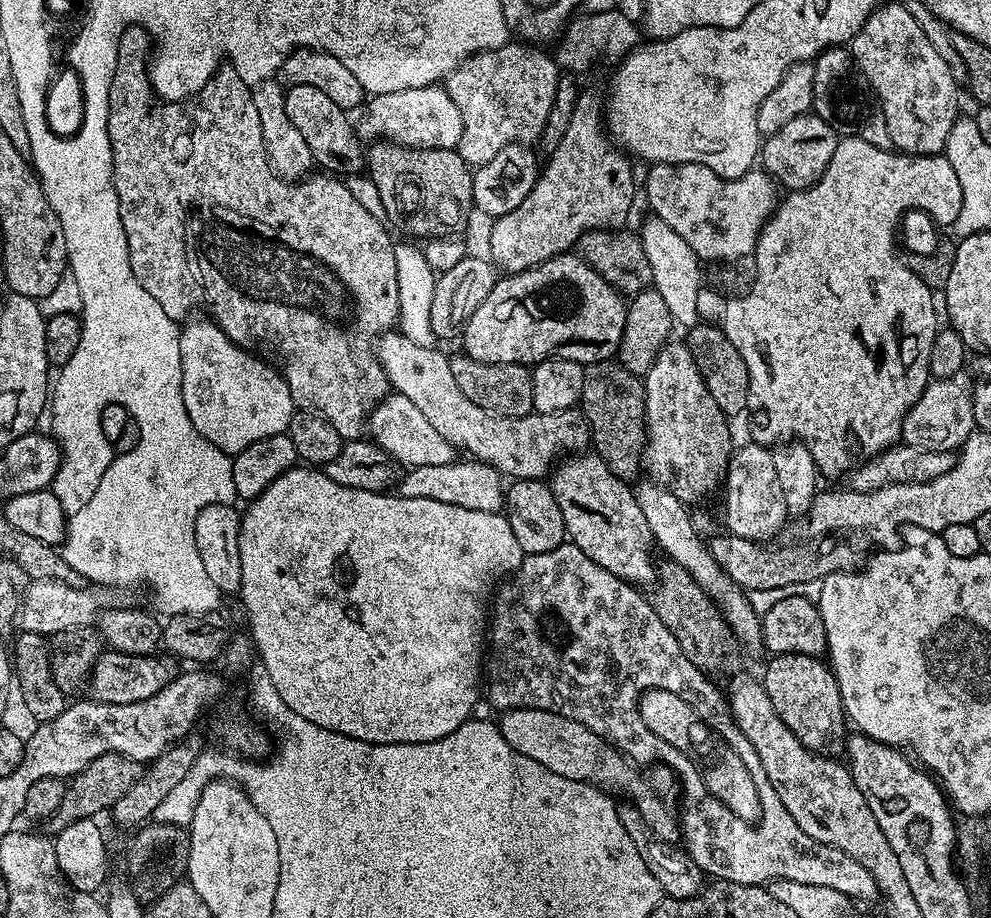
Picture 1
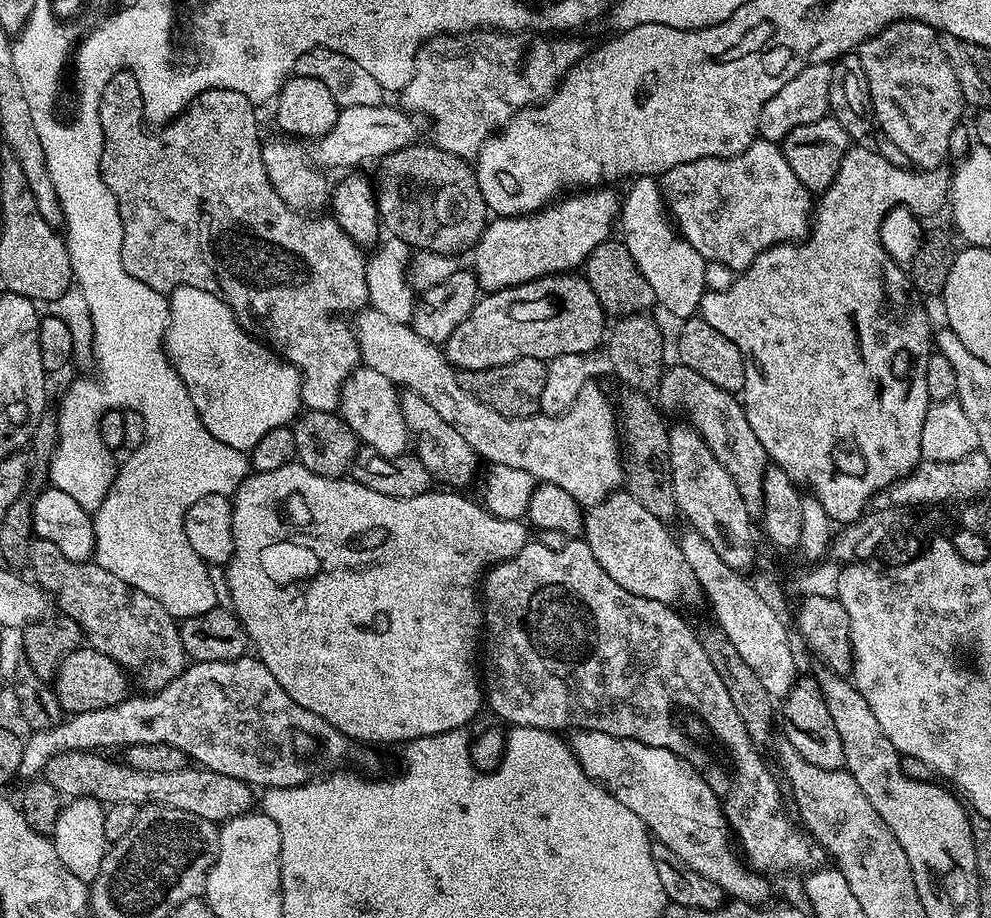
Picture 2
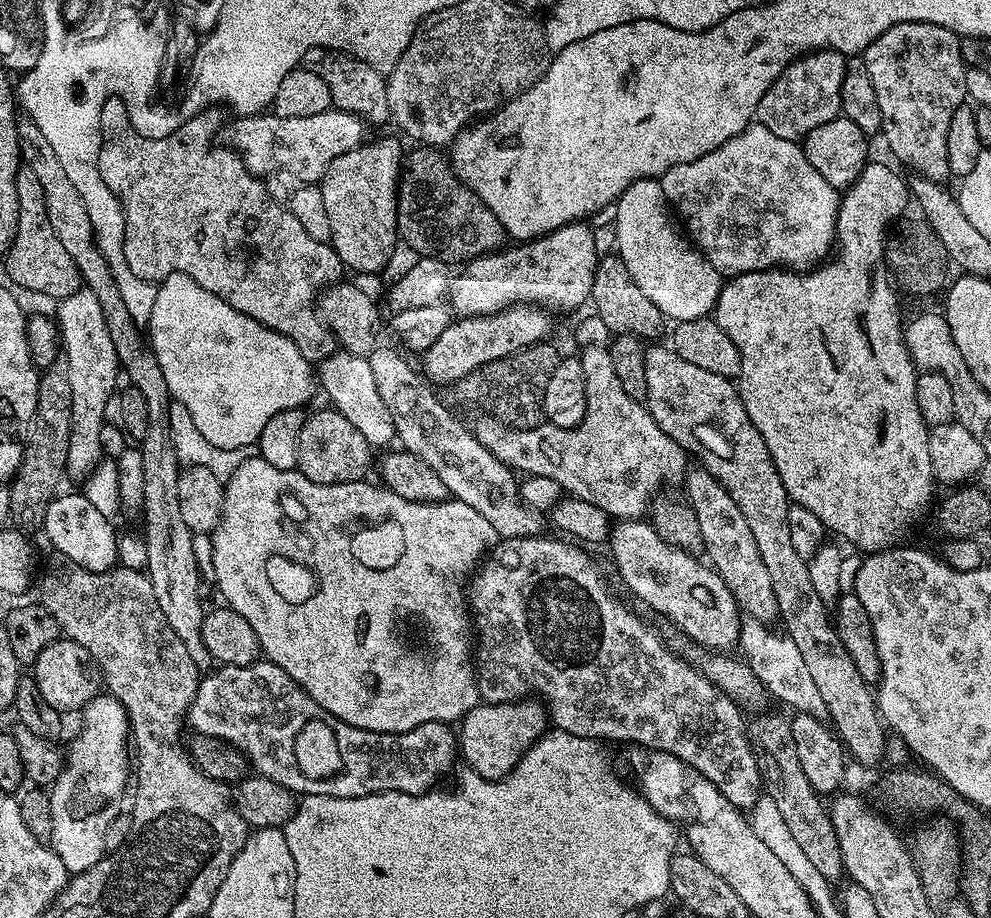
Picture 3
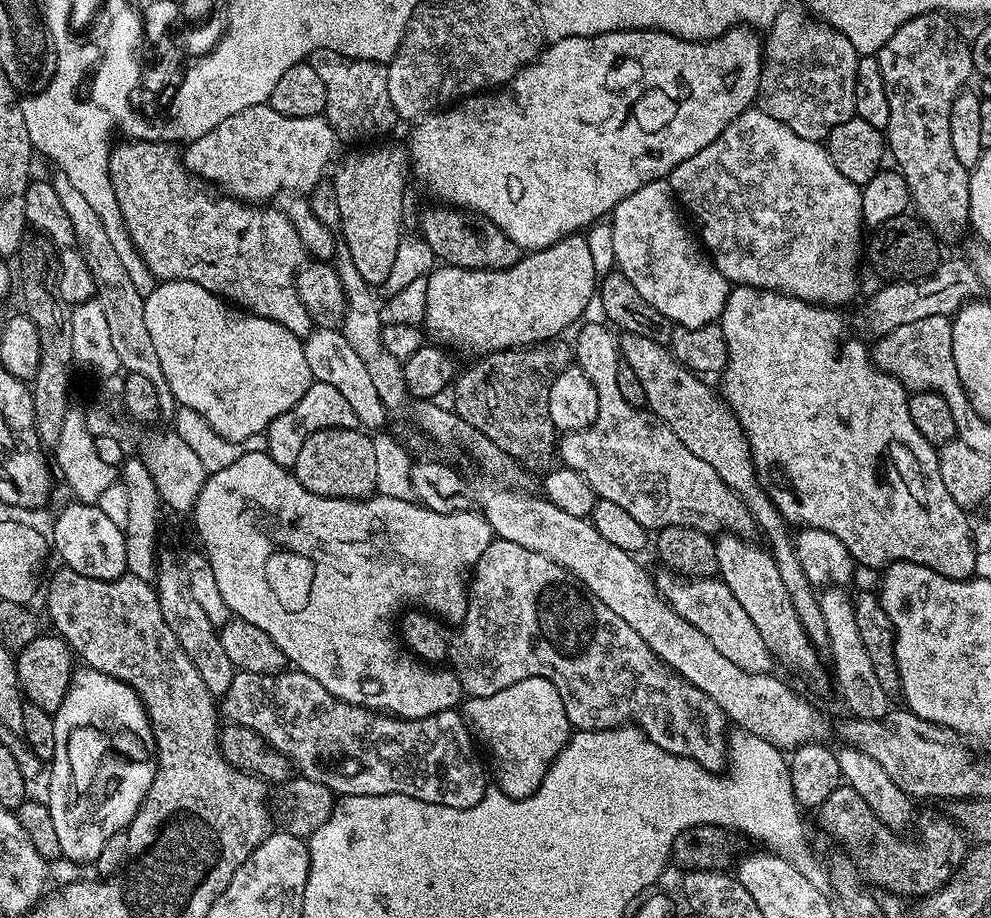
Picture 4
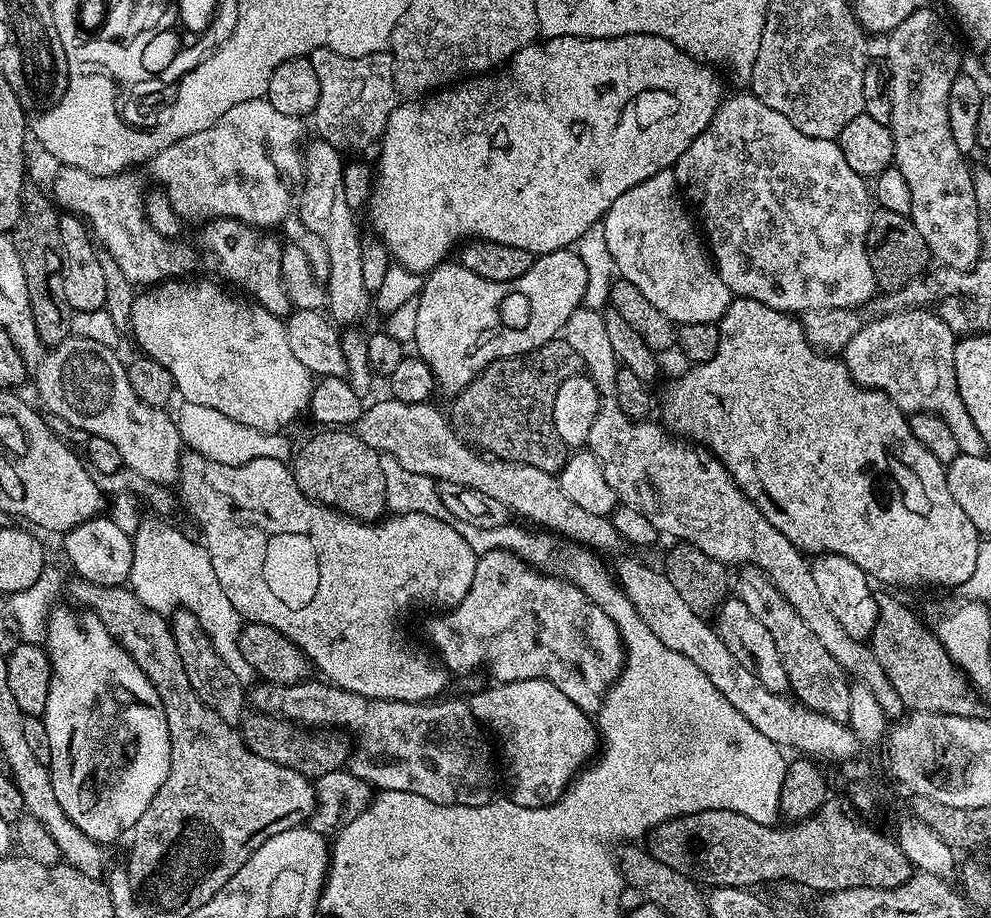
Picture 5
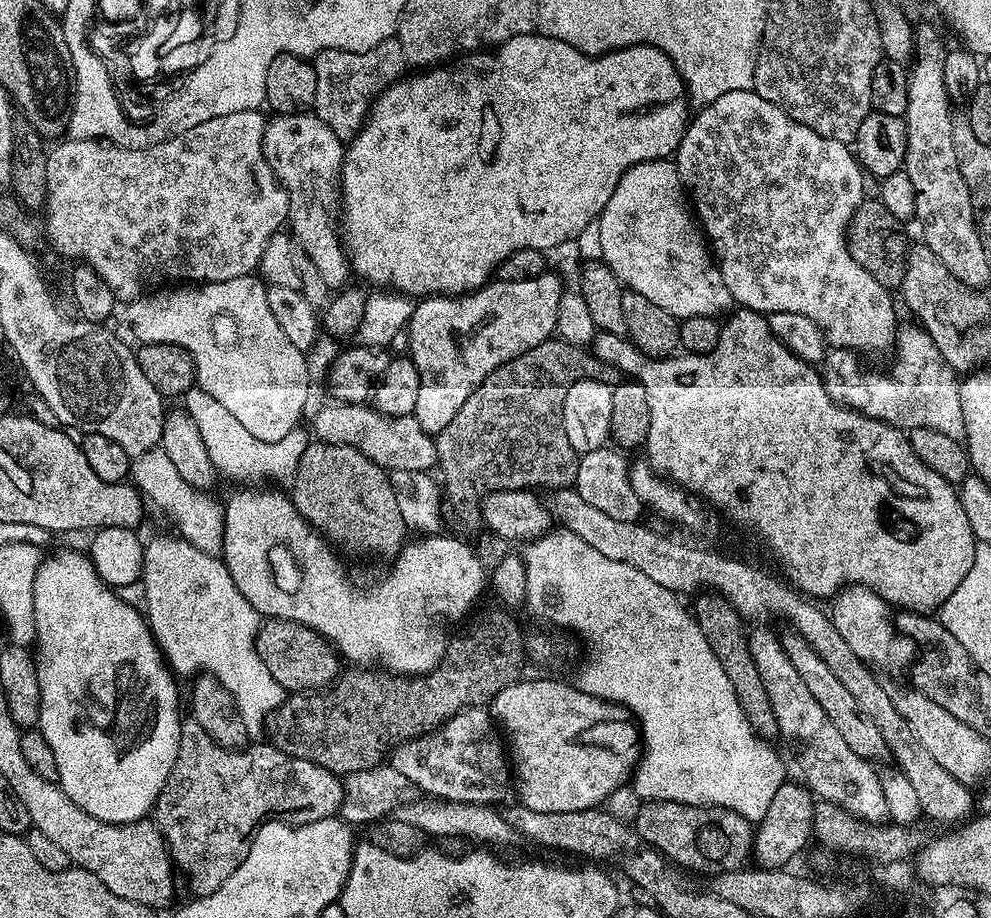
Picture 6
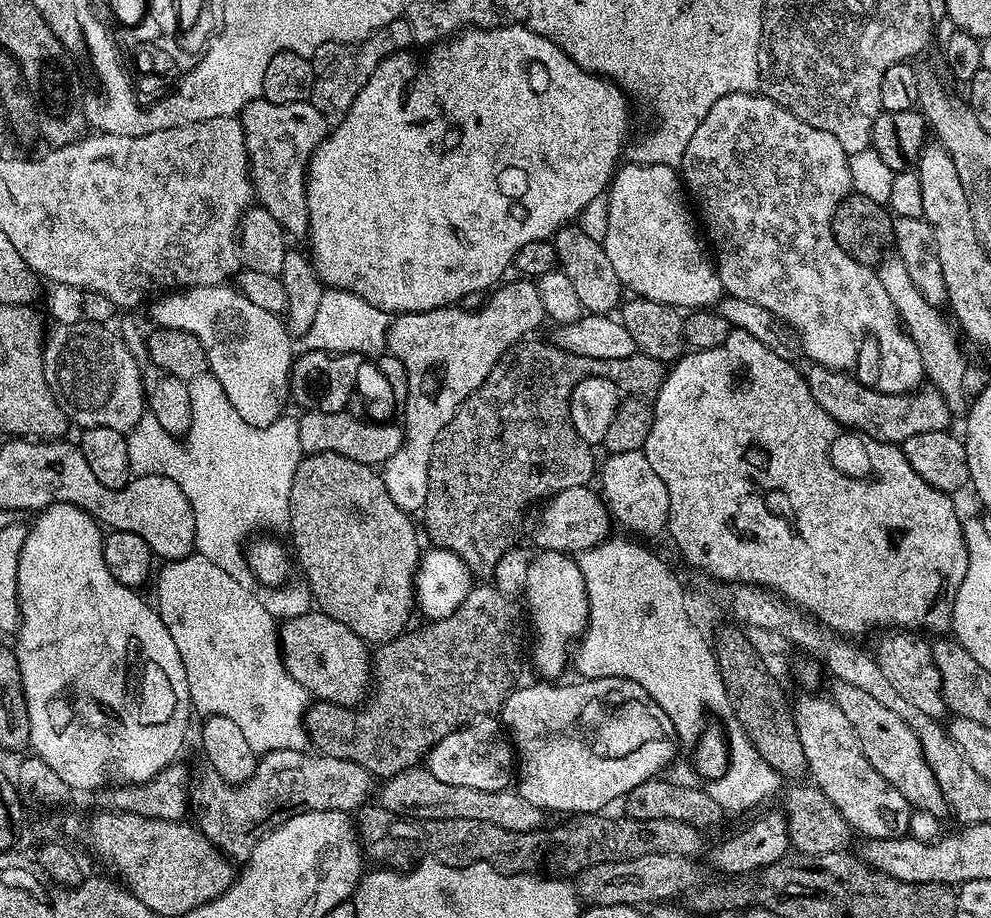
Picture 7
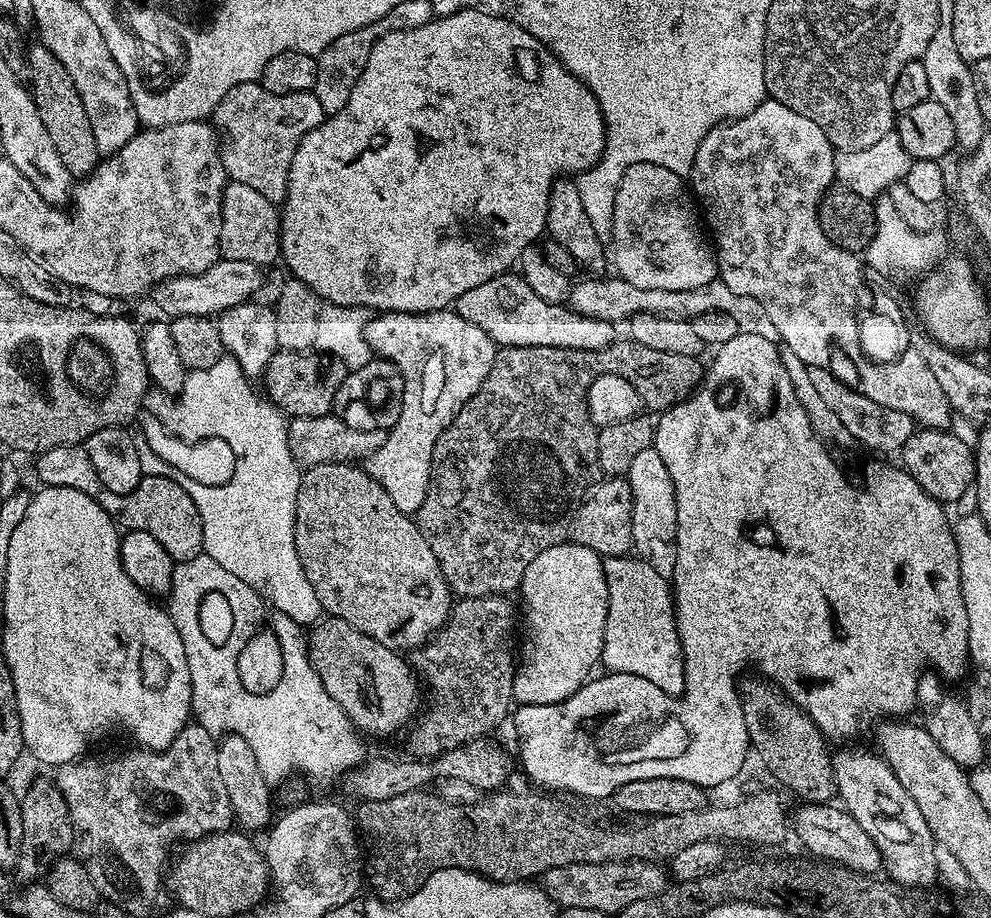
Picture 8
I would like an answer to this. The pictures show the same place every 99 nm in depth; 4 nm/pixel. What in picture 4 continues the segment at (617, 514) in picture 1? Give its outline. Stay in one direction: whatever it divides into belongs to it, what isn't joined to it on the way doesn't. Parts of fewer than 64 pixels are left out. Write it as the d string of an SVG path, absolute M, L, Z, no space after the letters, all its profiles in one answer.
M660 570L660 573L655 573L654 579L656 590L663 596L665 602L678 615L686 618L686 622L690 622L690 626L702 630L702 634L706 634L706 638L710 638L713 646L724 657L730 658L730 662L734 662L734 666L738 666L741 670L746 670L750 674L771 673L773 671L774 661L762 634L758 634L754 622L750 619L750 614L746 614L746 610L742 610L738 598L734 598L734 594L730 594L730 586L726 586L723 580L719 578L685 578L671 570Z

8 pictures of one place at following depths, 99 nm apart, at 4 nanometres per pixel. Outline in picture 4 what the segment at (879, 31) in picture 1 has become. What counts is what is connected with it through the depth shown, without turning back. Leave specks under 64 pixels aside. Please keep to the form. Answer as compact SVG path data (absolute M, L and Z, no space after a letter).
M927 12L926 14L922 14L918 18L906 22L898 30L894 30L894 34L888 39L886 46L882 46L882 50L875 55L876 61L878 62L878 70L882 72L882 82L886 88L886 102L890 104L890 122L886 129L887 151L890 153L891 159L892 156L896 159L896 164L894 164L895 171L904 175L904 181L908 187L910 204L914 209L915 215L919 217L923 223L927 224L932 235L945 245L952 244L955 240L962 239L964 231L967 233L970 228L970 182L968 181L970 169L966 166L962 166L962 163L958 162L957 155L954 154L953 143L950 142L950 112L951 106L954 105L955 96L969 83L967 80L970 79L971 76L974 76L974 69L972 67L972 46L967 39L964 41L963 34L951 23L955 24L947 15L938 12Z

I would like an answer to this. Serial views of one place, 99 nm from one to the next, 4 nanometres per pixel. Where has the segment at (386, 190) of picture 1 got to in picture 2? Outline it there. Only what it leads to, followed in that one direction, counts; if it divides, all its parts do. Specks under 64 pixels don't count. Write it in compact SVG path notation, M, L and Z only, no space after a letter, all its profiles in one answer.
M417 142L408 148L394 150L394 154L380 157L378 167L375 199L381 225L391 237L402 240L412 250L447 256L459 257L460 252L471 253L475 249L480 235L490 223L490 213L488 203L482 198L482 190L476 185L476 173L469 161L435 144L426 146Z

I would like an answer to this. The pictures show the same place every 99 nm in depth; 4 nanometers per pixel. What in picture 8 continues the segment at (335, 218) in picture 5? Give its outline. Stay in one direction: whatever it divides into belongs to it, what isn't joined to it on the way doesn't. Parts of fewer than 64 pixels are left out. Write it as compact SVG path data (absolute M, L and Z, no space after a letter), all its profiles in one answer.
M258 82L234 86L214 113L214 124L222 137L220 157L229 181L246 182L270 203L283 205L288 189L288 171L298 142L326 118L315 91L270 94Z

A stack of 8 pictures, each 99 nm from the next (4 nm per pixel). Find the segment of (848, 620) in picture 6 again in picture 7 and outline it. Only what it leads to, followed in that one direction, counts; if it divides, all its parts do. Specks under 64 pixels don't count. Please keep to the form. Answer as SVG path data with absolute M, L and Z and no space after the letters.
M888 630L881 636L884 637L874 647L874 655L883 676L894 685L894 690L898 690L901 698L911 702L917 710L922 710L922 714L943 717L946 705L942 694L942 678L938 674L938 666L934 666L931 643L912 630Z

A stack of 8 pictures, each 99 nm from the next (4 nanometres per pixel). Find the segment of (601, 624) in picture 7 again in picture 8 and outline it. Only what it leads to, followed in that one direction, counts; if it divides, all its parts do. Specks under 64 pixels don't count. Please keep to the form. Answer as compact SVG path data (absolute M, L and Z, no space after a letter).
M611 556L603 563L608 606L601 663L611 672L635 674L653 682L663 695L678 696L684 691L684 656L667 577L634 556Z

